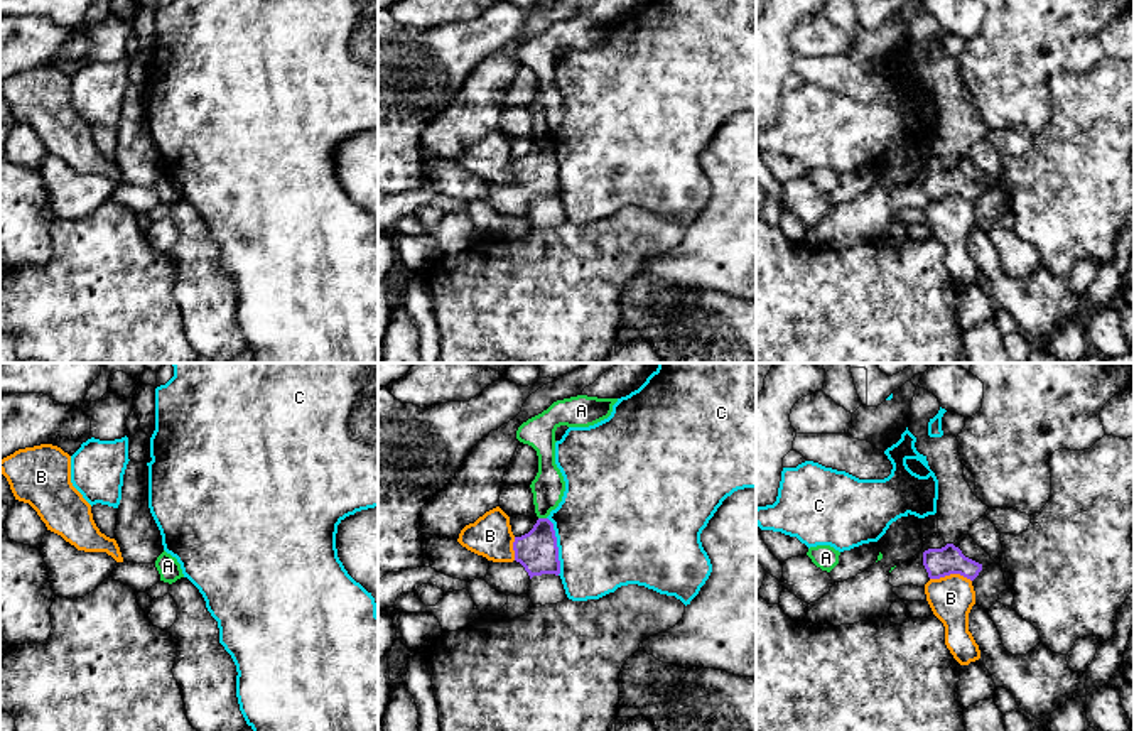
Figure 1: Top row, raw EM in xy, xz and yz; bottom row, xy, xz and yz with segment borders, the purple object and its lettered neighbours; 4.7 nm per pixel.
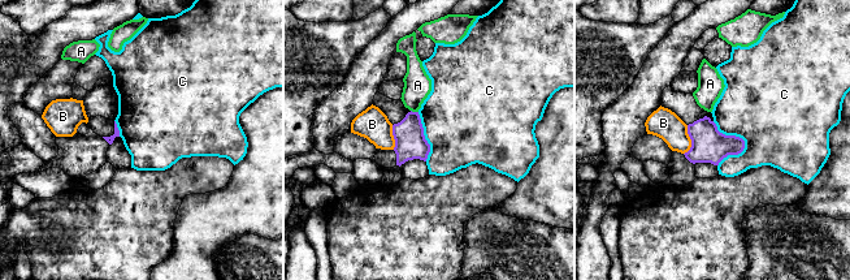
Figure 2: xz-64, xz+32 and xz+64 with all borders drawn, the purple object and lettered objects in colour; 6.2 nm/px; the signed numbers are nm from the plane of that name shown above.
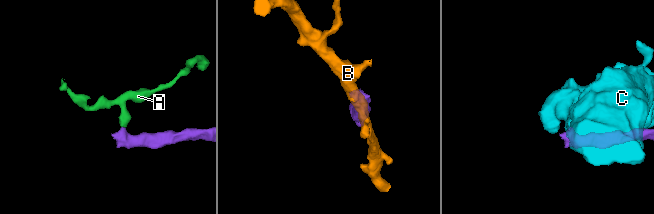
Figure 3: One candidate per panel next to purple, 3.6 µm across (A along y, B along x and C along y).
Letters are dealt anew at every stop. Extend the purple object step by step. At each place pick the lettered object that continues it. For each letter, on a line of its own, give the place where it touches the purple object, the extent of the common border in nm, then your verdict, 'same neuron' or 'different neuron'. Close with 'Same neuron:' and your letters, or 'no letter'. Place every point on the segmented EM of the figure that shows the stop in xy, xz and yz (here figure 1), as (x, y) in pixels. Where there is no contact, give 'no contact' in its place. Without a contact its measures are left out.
A: contact xz (542, 519); length 40 nm; different neuron
B: contact yz (950, 573); length 200 nm; different neuron
C: contact xz (556, 546); length 280 nm; different neuron
Same neuron: no letter

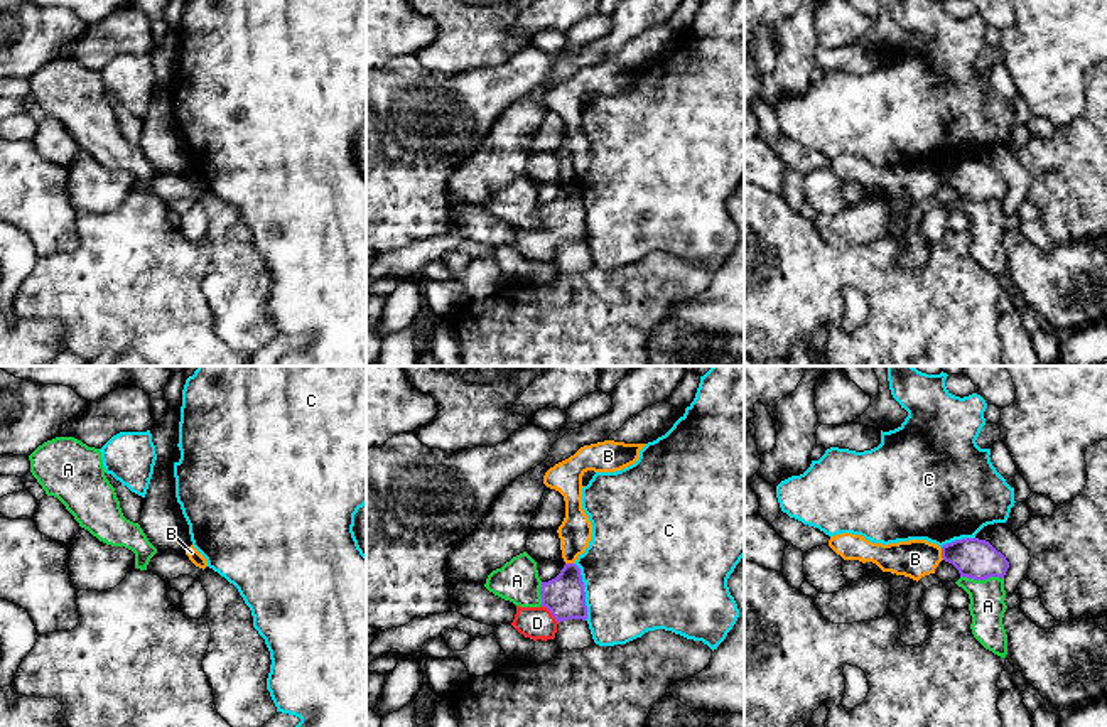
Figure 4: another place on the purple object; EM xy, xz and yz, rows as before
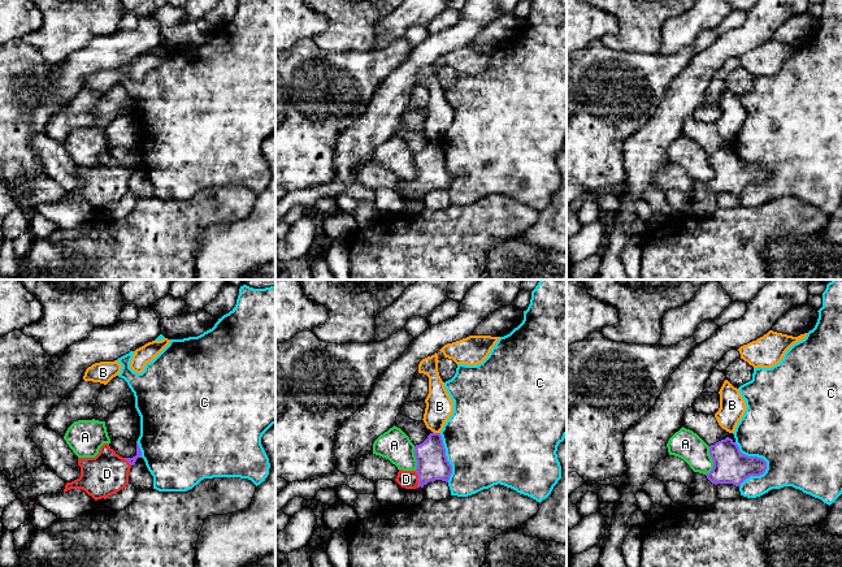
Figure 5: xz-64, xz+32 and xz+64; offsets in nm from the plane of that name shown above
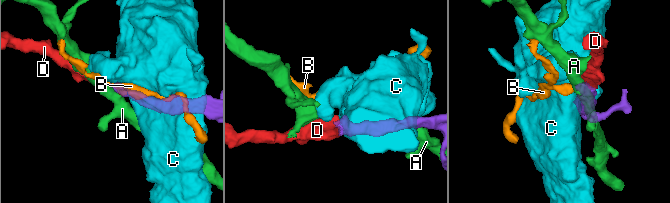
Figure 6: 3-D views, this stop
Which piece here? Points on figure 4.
A: contact yz (982, 579); length 200 nm; different neuron
B: contact yz (942, 554); length 60 nm; different neuron
C: contact xz (583, 591); length 280 nm; different neuron
D: contact xz (552, 614); length 120 nm; same neuron
Same neuron: D

